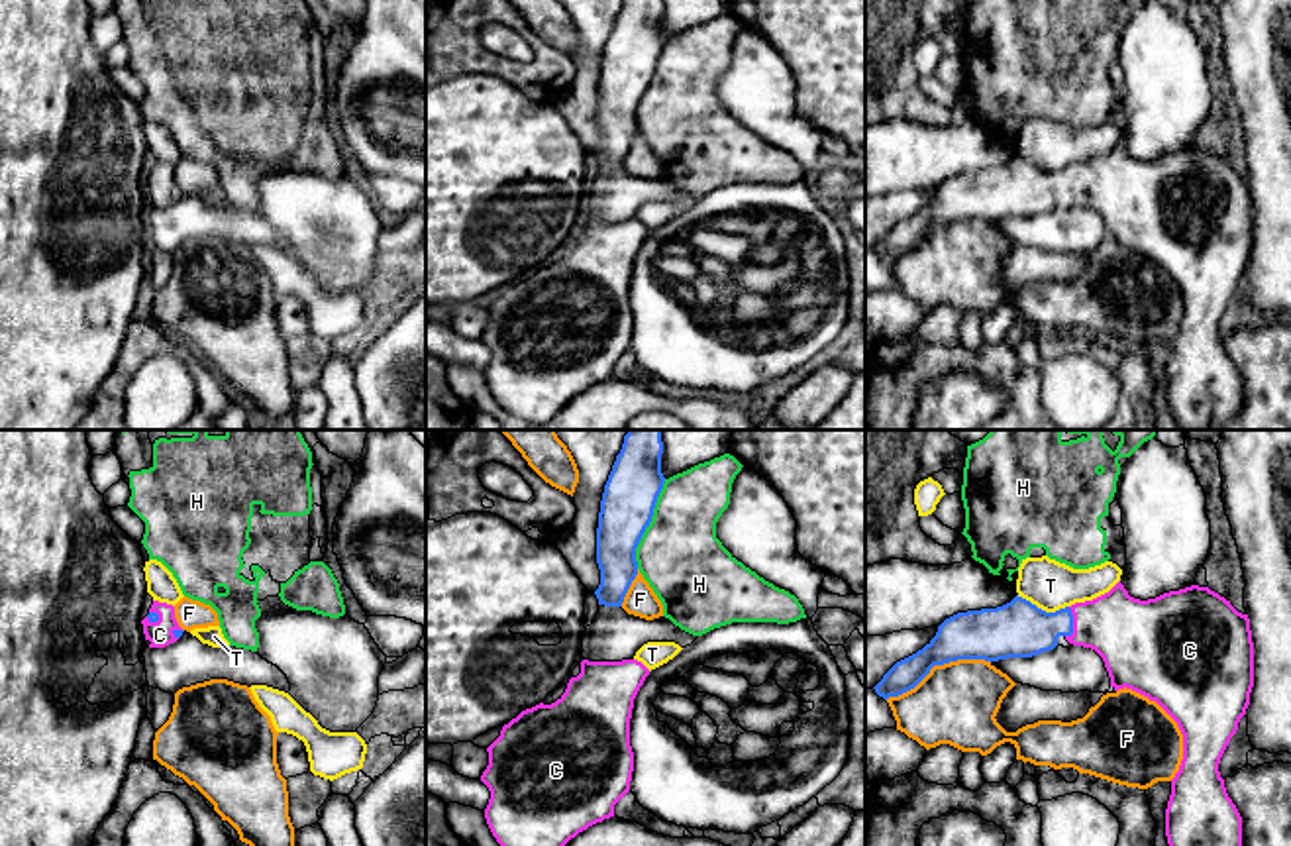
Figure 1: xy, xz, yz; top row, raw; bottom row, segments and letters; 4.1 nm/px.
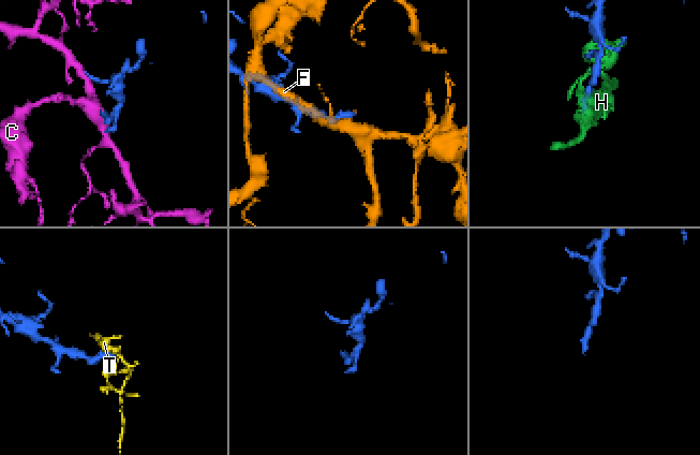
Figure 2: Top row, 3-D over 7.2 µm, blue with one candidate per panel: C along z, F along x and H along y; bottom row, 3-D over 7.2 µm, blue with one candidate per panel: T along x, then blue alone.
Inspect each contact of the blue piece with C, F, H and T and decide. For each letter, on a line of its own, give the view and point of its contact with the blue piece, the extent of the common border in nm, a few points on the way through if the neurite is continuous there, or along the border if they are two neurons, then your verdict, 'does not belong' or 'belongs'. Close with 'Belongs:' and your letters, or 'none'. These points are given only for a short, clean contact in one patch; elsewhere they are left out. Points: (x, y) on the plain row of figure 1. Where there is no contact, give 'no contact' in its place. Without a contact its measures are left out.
C: yz (1072, 183) | 130 nm | across yz (1019, 189), (1072, 183), (1115, 185), (1131, 195) | belongs
F: yz (936, 224) | 460 nm | does not belong
H: xz (648, 85) | 380 nm | does not belong
T: yz (1040, 169) | 220 nm | along yz (1017, 156), (1046, 171), (1068, 167) | does not belong
Belongs: C

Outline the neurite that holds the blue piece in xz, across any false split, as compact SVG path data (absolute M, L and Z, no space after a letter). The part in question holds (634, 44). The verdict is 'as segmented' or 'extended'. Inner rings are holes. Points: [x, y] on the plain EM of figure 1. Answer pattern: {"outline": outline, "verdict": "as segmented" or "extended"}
{"outline": "M624 0L604 45L598 88L596 124L598 165L622 167L638 135L636 108L651 82L665 37L661 33L661 0Z", "verdict": "as segmented"}

